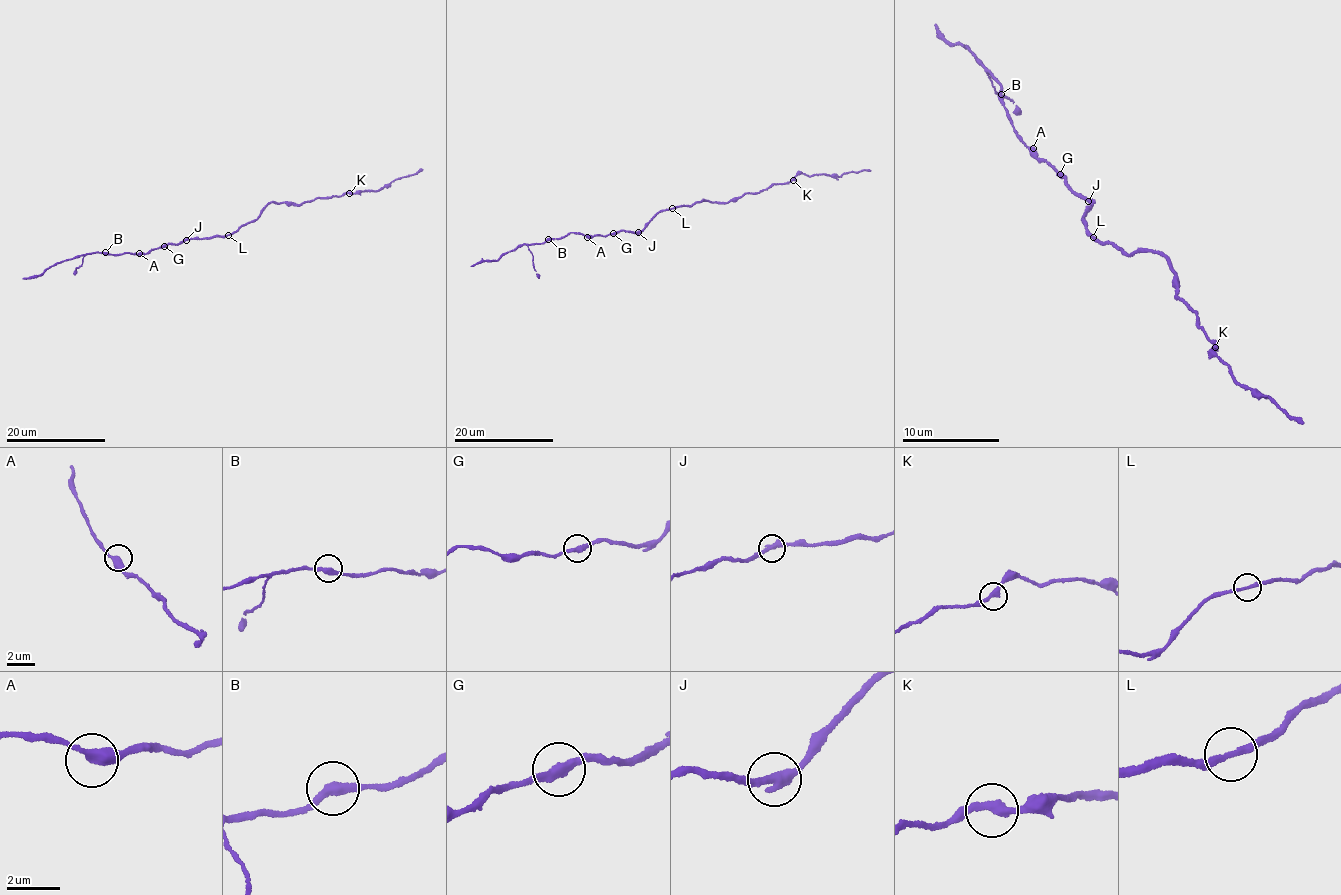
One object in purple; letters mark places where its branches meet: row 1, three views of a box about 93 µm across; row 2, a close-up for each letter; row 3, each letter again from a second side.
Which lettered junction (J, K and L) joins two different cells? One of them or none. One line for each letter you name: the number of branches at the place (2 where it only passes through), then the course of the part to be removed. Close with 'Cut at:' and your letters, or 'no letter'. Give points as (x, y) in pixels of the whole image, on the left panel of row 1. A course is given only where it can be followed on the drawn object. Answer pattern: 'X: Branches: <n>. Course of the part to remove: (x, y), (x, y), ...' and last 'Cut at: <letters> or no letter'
Cut at: no letter

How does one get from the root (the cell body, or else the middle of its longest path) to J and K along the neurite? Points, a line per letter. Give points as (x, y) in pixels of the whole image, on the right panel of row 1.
J: (1093, 237), (1080, 219), (1090, 206), (1088, 201)
K: (1093, 237), (1128, 256), (1140, 250), (1165, 257), (1178, 277), (1176, 294), (1215, 347)

